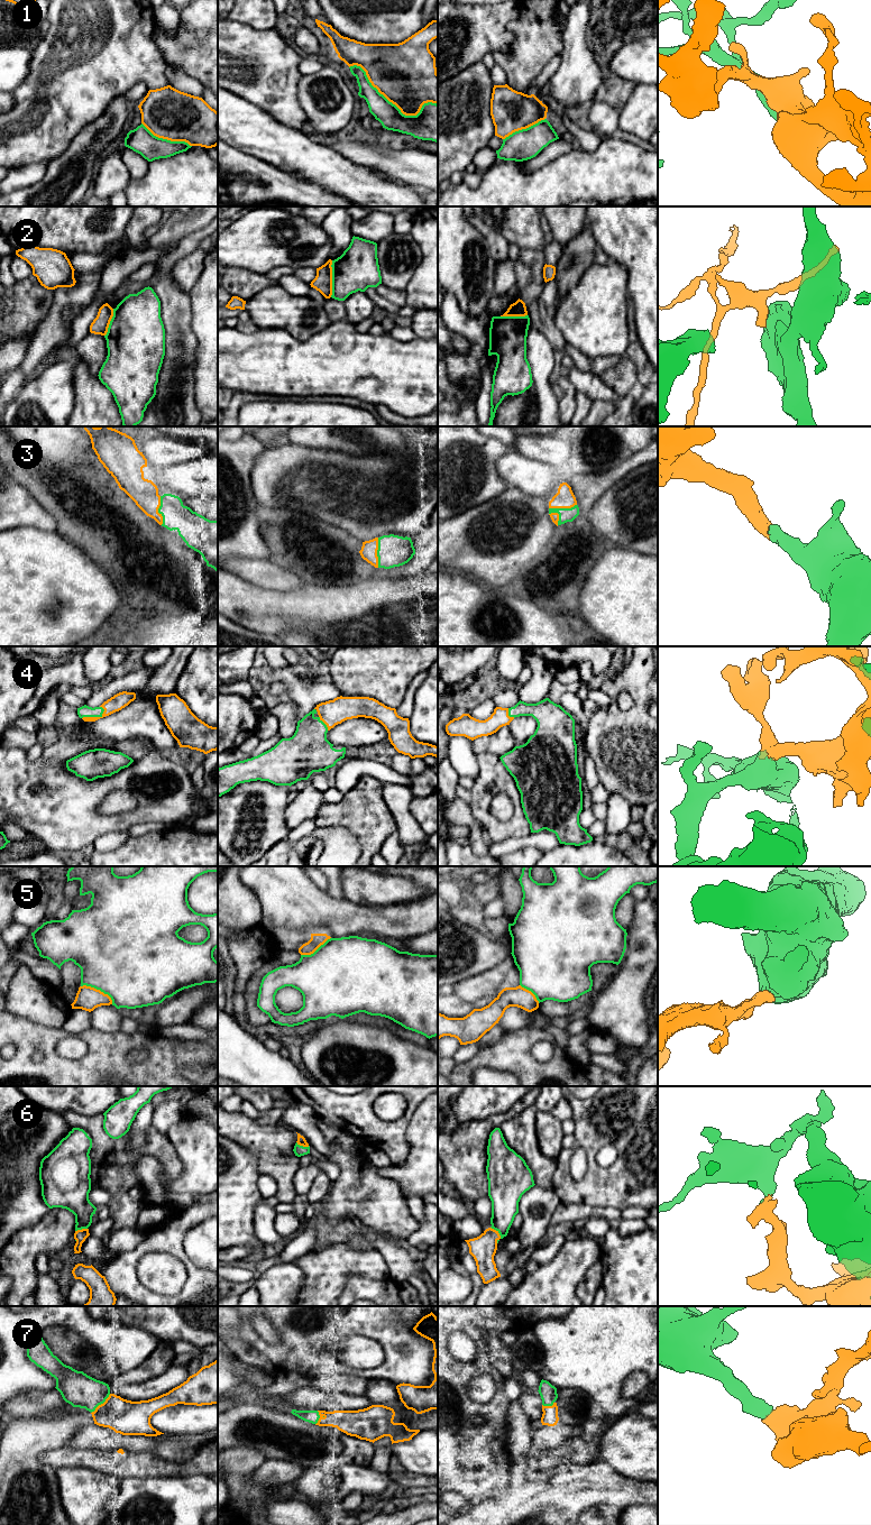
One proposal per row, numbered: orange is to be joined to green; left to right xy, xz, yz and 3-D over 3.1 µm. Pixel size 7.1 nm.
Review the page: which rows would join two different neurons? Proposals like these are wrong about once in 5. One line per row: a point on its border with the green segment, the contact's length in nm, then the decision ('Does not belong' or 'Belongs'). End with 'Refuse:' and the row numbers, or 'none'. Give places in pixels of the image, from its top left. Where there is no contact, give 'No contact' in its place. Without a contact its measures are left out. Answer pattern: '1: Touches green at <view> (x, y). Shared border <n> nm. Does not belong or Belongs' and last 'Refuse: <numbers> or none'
1: Touches green at xz (391, 102). Shared border 700 nm. Belongs
2: Touches green at xz (332, 278). Shared border 260 nm. Does not belong
3: Touches green at xy (158, 511). Shared border 200 nm. Belongs
4: Touches green at xy (94, 716). Shared border 180 nm. Belongs
5: Touches green at xy (99, 989). Shared border 260 nm. Does not belong
6: Touches green at yz (500, 1234). Shared border 130 nm. Belongs
7: Touches green at xy (101, 1403). Shared border 200 nm. Belongs
Refuse: 2, 5

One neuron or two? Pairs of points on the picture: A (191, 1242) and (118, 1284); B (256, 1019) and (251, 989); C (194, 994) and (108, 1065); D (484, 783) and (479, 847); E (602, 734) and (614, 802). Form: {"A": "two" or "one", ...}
{"A": "two", "B": "one", "C": "two", "D": "two", "E": "two"}

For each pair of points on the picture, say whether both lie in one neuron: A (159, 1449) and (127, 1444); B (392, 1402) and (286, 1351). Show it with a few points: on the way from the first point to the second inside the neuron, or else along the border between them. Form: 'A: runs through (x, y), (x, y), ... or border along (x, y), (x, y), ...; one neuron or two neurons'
A: runs through (152, 1445), (135, 1444); one neuron
B: border along (368, 1379), (387, 1379), (394, 1384); two neurons

